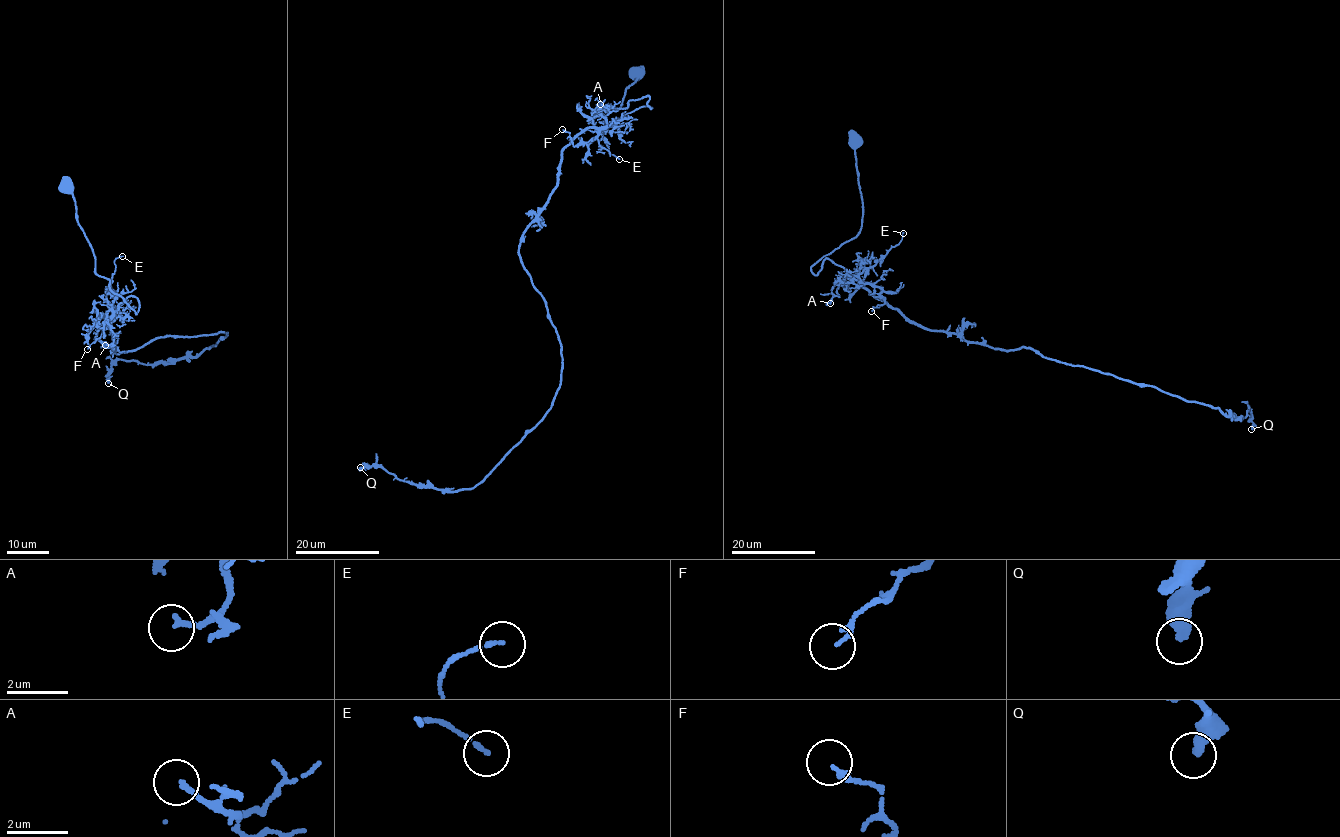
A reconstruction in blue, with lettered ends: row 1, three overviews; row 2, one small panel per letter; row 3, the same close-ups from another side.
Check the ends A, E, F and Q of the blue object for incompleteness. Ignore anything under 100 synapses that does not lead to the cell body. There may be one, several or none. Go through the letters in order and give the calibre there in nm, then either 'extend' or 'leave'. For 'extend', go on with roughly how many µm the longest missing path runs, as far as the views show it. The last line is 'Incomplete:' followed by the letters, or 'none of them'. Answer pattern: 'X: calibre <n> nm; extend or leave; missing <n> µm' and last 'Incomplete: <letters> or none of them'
A: calibre 160 nm; leave
E: calibre 120 nm; leave
F: calibre 160 nm; leave
Q: calibre 440 nm; leave
Incomplete: none of them

